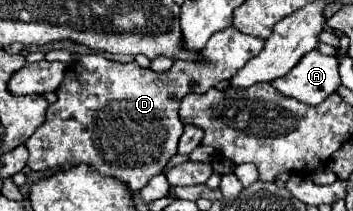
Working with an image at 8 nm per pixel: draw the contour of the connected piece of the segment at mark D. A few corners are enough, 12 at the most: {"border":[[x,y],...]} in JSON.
{"border":[[229,26],[165,74],[67,66],[25,142],[31,170],[87,164],[139,192],[177,154],[181,100],[263,50]]}

